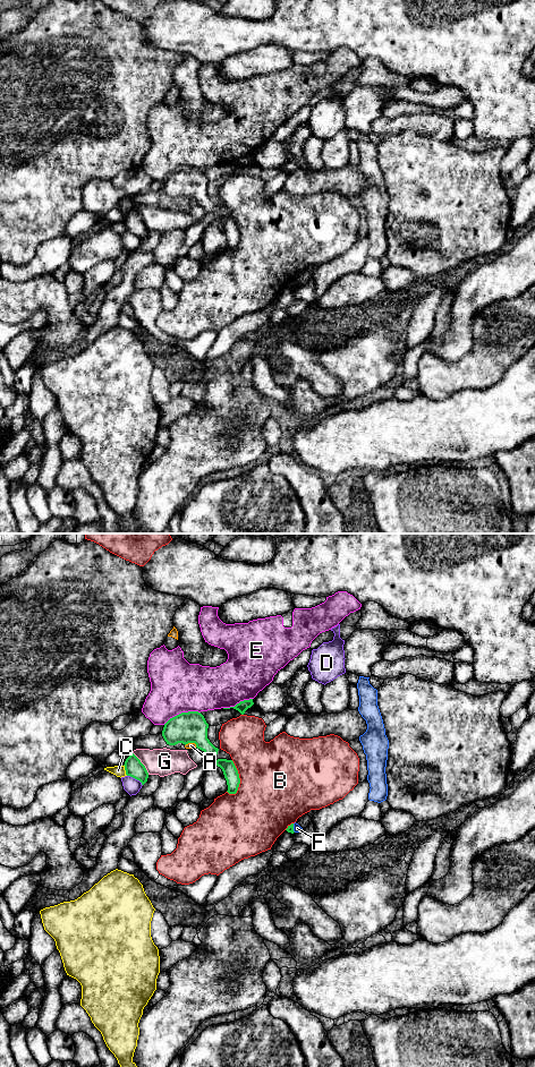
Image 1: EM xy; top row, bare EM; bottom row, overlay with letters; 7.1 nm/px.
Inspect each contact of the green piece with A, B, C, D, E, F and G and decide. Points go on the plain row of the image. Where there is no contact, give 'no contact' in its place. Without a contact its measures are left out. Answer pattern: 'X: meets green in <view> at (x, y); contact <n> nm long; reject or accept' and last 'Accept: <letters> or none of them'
A: meets green in xy at (190, 198); contact 90 nm long; reject
B: meets green in xy at (238, 233); contact 240 nm long; reject
C: meets green in xy at (125, 225); contact 80 nm long; reject
D: meets green in xy at (135, 235); contact 130 nm long; reject
E: meets green in xy at (181, 169); contact 280 nm long; reject
F: meets green in xy at (293, 284); contact 70 nm long; reject
G: meets green in xy at (142, 220); contact 200 nm long; reject
Accept: none of them

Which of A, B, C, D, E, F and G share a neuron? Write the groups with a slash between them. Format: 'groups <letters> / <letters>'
groups A / B / C / D / E / F / G

